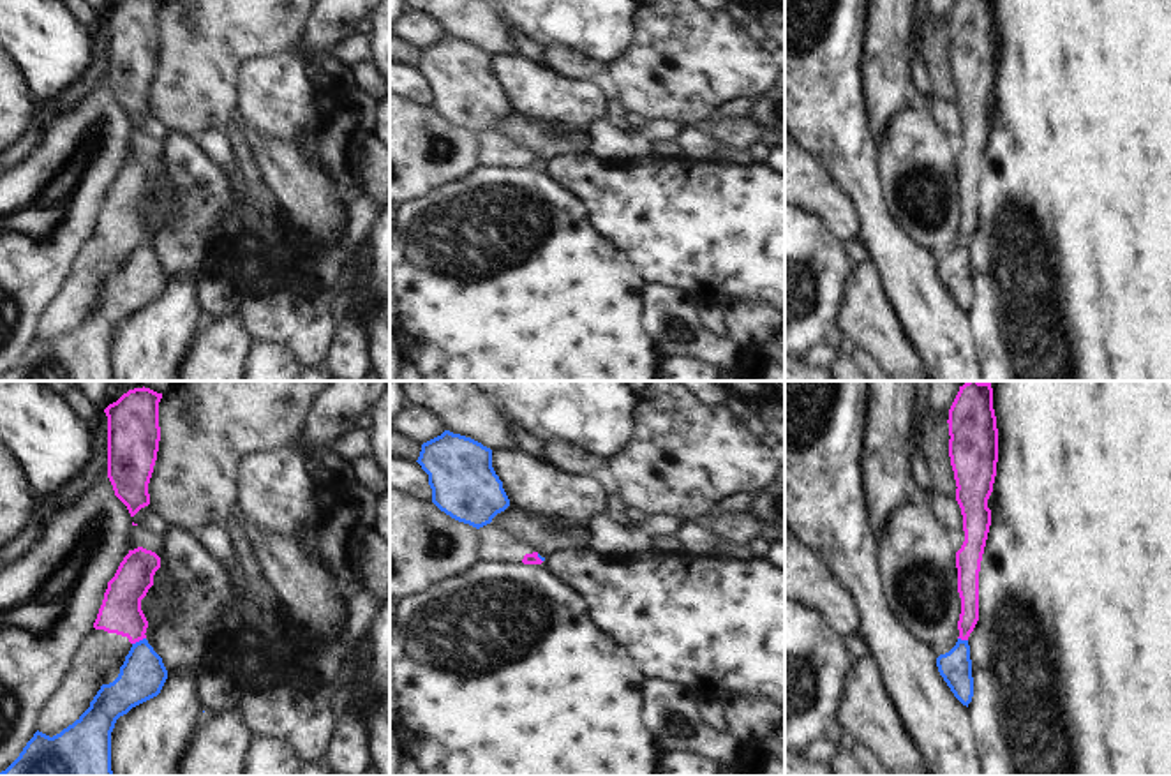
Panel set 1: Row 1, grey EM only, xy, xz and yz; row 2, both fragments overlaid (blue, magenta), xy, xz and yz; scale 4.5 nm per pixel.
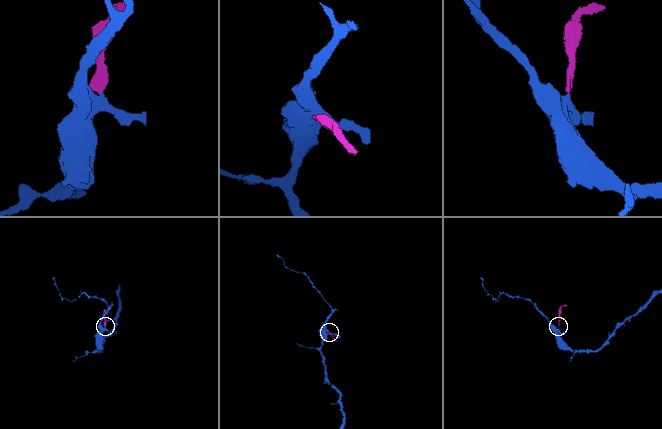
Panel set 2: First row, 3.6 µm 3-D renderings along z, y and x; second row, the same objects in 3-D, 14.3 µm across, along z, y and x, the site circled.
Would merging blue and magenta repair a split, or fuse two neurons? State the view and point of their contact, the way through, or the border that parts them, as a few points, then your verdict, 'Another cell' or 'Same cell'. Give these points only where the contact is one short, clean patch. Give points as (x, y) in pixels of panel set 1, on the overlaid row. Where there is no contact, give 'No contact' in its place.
Touches blue at xy (140, 641). Boundary: xy (145, 637), (133, 644). Another cell

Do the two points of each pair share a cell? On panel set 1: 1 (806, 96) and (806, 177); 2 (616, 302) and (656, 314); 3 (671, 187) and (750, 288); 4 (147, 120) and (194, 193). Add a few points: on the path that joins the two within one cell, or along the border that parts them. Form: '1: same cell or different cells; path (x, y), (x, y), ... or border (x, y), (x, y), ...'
1: different cells; border (803, 147), (835, 182)
2: different cells; border (646, 283), (641, 293), (641, 328), (655, 348)
3: same cell; path (690, 212), (741, 263)
4: different cells; border (168, 133), (163, 140)

